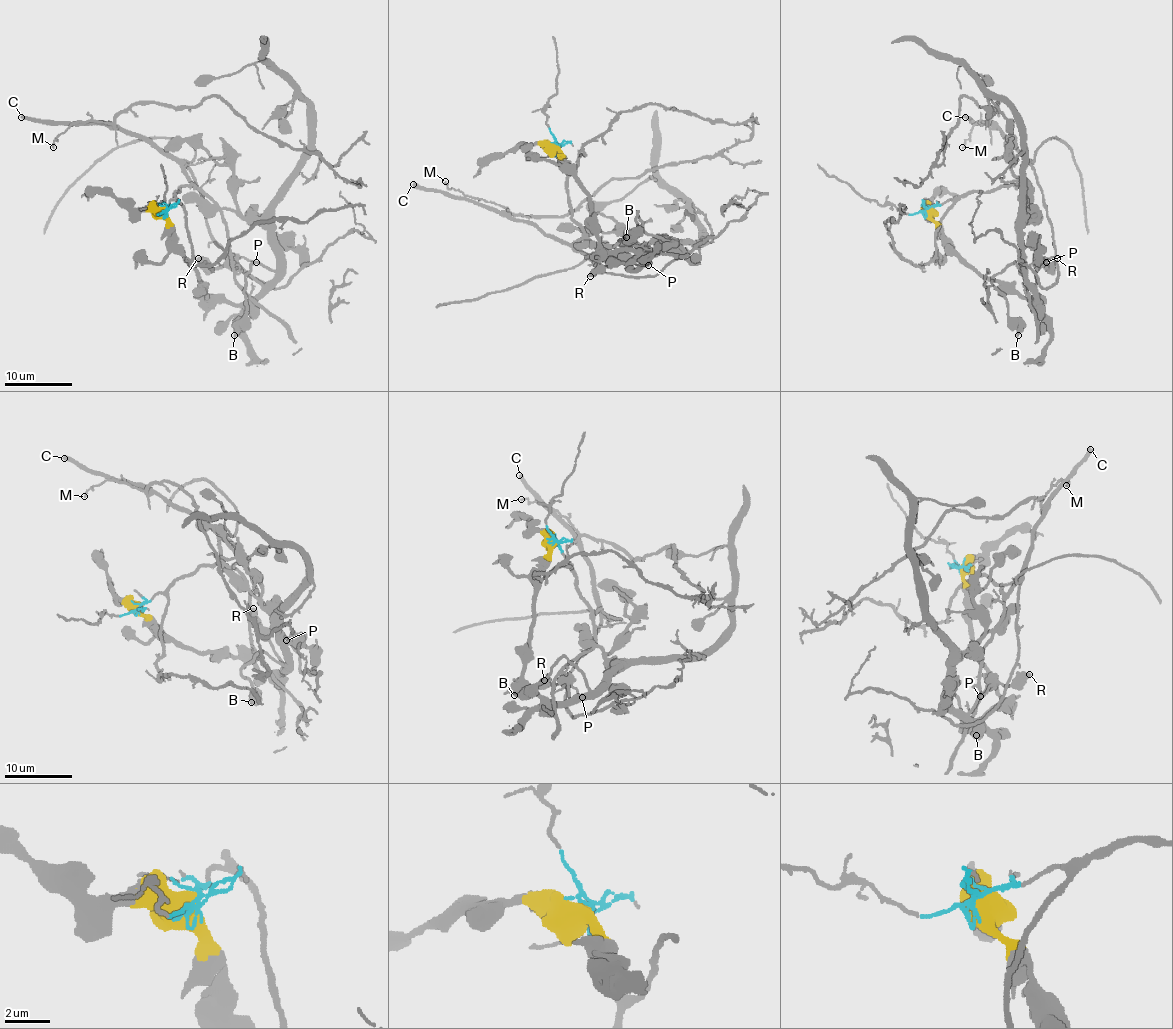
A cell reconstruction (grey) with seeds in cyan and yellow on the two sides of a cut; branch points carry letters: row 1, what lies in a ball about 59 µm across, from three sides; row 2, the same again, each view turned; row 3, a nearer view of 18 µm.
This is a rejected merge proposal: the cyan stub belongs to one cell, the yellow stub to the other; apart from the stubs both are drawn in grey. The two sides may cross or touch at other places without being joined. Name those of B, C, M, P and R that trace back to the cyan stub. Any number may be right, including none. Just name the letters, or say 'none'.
C, M

